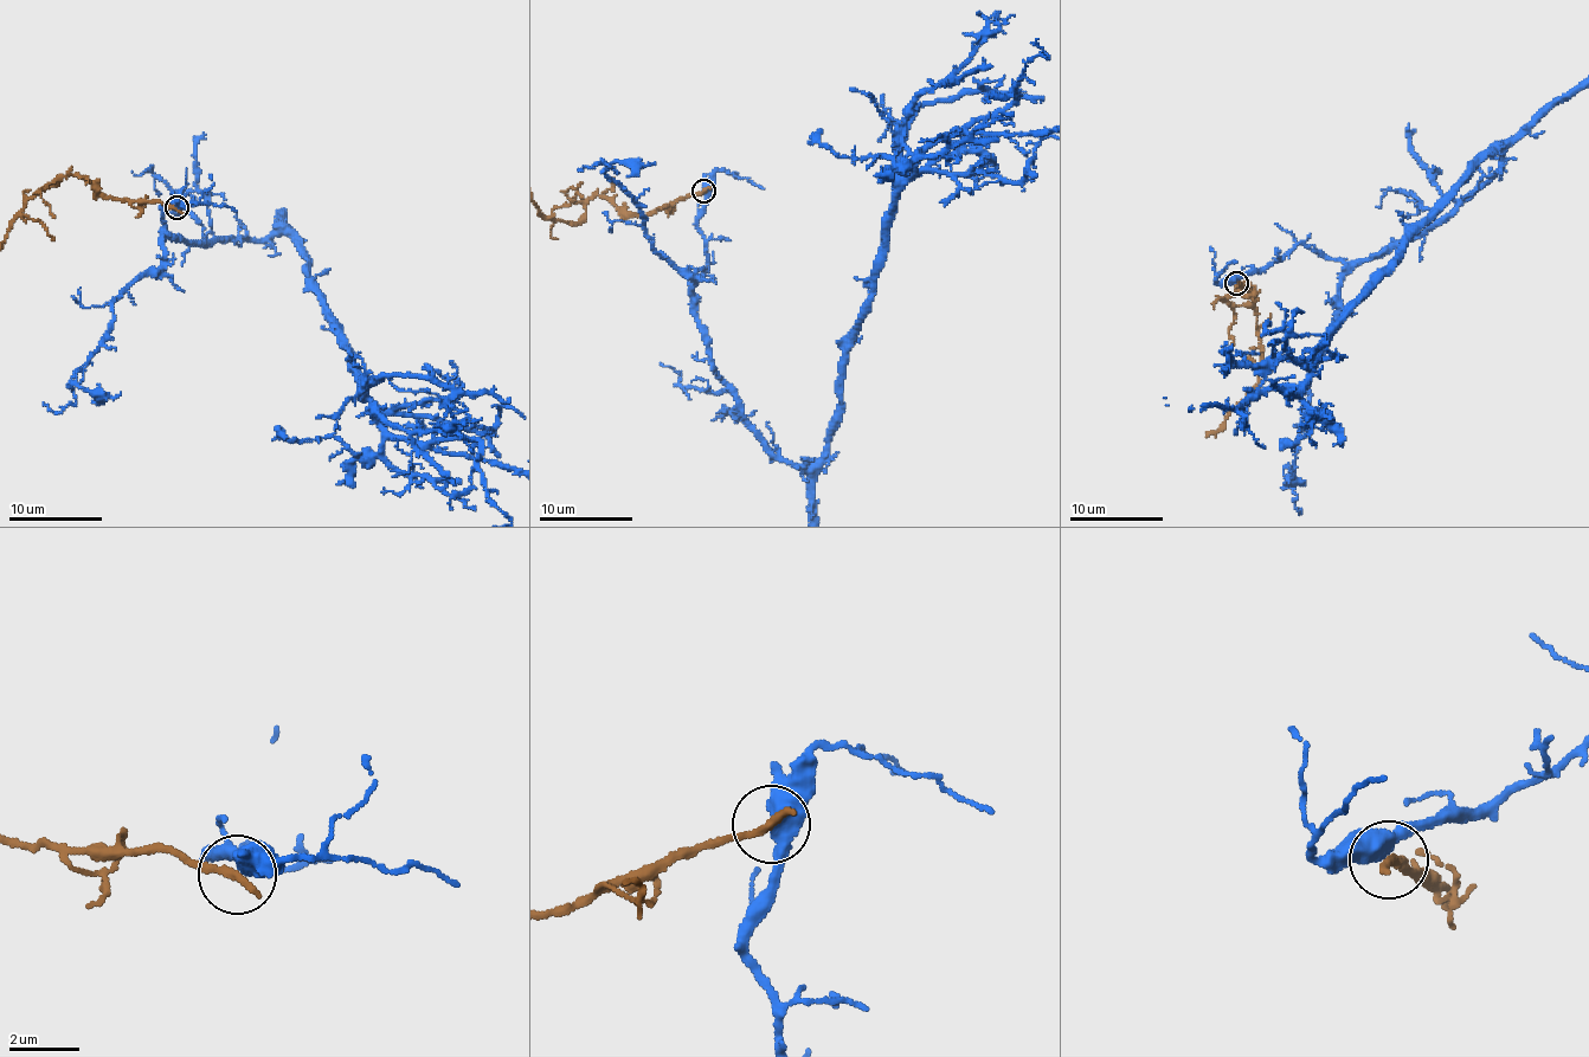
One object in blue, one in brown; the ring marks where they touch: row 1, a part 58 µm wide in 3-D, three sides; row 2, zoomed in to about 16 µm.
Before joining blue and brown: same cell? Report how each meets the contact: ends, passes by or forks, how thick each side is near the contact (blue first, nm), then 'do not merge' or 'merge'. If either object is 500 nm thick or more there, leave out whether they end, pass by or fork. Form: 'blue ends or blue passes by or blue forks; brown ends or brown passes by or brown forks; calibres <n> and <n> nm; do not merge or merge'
calibres 550 and 280 nm; do not merge

